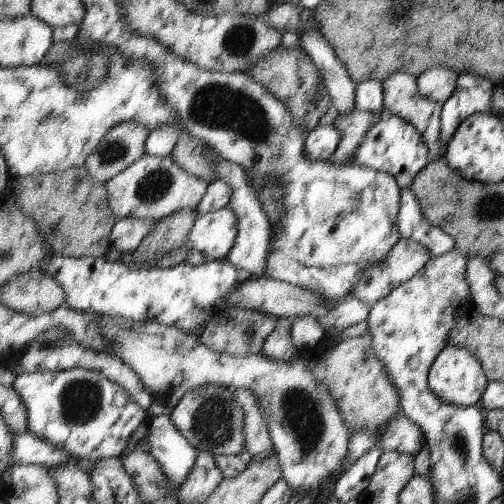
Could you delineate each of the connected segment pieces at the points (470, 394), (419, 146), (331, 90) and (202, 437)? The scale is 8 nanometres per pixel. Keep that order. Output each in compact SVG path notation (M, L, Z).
M447 346L435 360L428 376L428 384L440 402L468 408L468 406L476 405L480 396L483 396L486 391L484 374L483 366L479 360L476 360L474 354L470 354L466 348L460 348L460 346Z
M388 115L387 120L372 126L368 135L364 136L350 163L390 173L401 187L411 188L415 177L430 163L430 152L416 126L398 116Z
M312 28L299 34L300 46L308 53L320 73L324 88L331 96L331 108L336 110L336 116L352 112L355 106L356 85L350 79L344 64L336 58L332 46L324 40L320 30Z
M208 384L204 388L196 388L180 398L180 402L174 402L173 411L169 414L170 419L176 429L197 451L210 452L214 456L219 455L240 455L244 451L244 412L240 404L236 402L235 391L218 386L218 384Z

